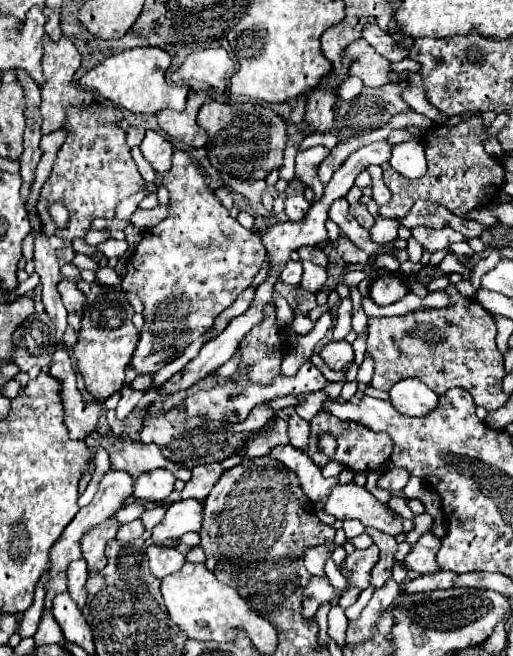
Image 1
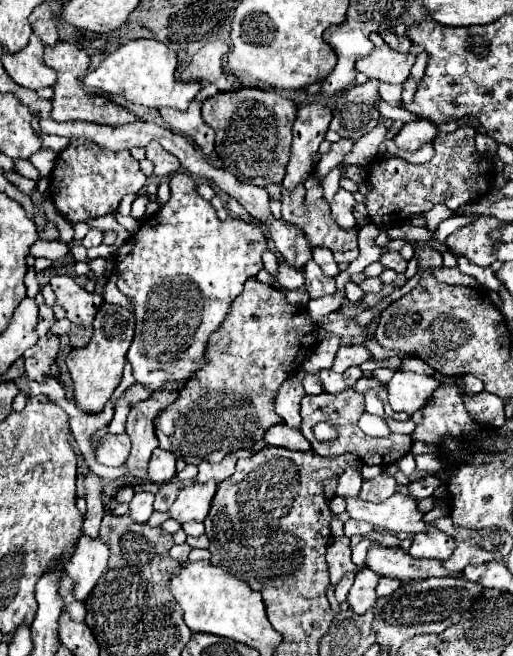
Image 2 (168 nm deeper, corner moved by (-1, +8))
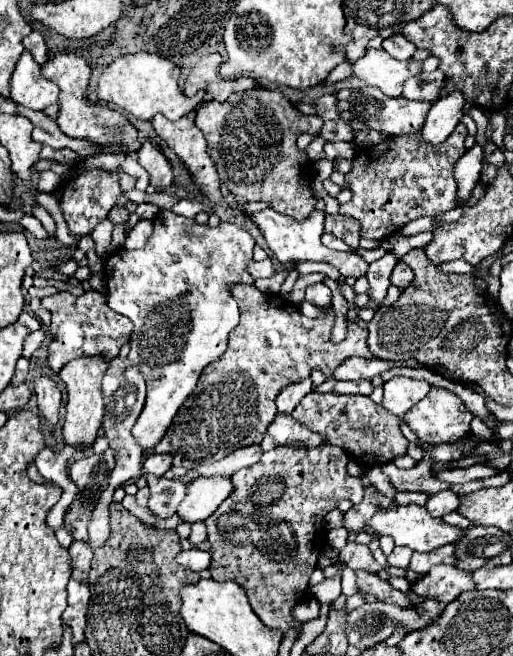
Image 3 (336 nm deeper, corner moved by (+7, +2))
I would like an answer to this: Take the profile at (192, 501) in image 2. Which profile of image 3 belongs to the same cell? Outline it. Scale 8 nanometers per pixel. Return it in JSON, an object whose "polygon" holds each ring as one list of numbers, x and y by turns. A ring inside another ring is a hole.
{"polygon":[[211,476,211,478,197,478,189,484,185,500,179,504,177,514,183,522,203,522,207,520,221,502,231,496,235,490,229,476]]}

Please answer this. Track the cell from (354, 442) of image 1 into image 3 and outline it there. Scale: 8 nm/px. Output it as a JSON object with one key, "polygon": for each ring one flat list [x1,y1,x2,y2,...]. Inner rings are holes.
{"polygon":[[311,392,293,410,293,418,299,420,301,424,307,424,313,432,327,434,329,444,335,444,345,452,349,452,349,456,353,456,363,468,373,468,377,464,383,466,407,452,409,442,399,430,401,418,387,412,383,406,375,404,369,396],[365,428,369,428,371,432,365,432]]}

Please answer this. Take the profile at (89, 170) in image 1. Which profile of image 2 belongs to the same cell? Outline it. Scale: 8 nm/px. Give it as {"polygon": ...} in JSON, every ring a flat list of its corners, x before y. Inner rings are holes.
{"polygon":[[71,138,69,146,57,156,57,164,49,176,53,204,71,224,115,212,125,194,137,194,145,184,147,176,139,170,139,162,129,154,129,150,111,152,89,138]]}

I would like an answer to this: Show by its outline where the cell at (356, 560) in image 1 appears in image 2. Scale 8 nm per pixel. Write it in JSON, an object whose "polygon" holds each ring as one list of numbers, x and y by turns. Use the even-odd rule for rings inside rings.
{"polygon":[[373,542,365,566,371,570,379,570,383,576,399,578,399,580,415,580,415,578,431,578,431,576,449,576,447,570,443,570,441,562,425,560,425,558,413,558,403,548,385,548,379,542]]}

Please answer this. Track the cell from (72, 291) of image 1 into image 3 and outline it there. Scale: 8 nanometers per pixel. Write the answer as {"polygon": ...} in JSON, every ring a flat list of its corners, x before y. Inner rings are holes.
{"polygon":[[87,290,81,296,73,296,71,292,61,292,51,298,41,300,43,306,51,312,53,320,49,326,51,342,47,346,47,364,57,374,69,360,83,356,103,356,105,362,119,356,123,344,129,342,133,324,129,318,111,312,103,294,95,290]]}

